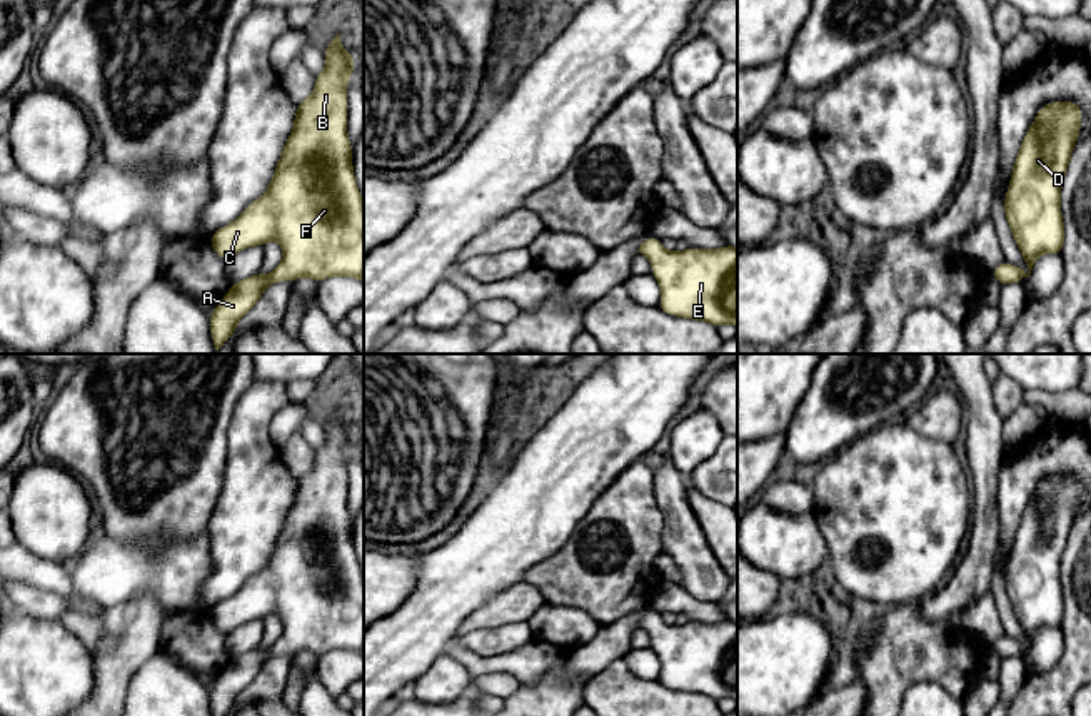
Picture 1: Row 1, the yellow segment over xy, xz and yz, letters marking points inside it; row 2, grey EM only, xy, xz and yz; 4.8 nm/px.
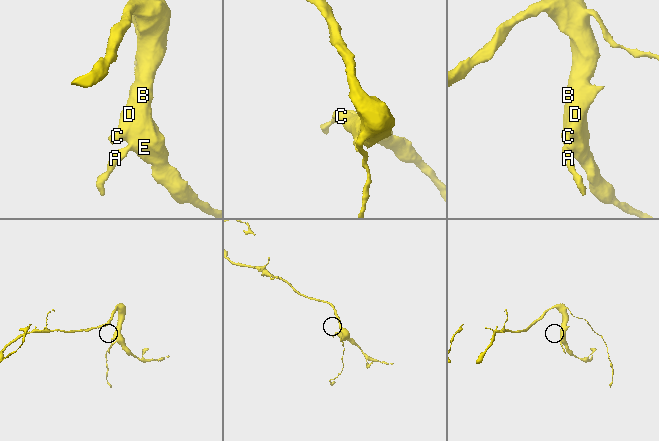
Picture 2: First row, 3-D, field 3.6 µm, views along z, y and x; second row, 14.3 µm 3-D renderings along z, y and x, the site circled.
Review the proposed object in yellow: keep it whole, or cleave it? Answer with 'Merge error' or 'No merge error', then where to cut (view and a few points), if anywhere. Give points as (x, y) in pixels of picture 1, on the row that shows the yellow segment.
No merge error. No split

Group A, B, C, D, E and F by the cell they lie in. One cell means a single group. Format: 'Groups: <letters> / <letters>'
Groups: A B C D E F

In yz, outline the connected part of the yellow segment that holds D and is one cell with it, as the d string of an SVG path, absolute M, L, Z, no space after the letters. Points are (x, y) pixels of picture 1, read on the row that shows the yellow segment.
M1074 100L1048 102L1039 108L1033 125L1028 129L1023 139L1021 149L1014 160L1009 187L1004 195L1004 215L1029 272L1026 274L1023 269L1004 260L991 270L991 277L996 279L999 285L1023 282L1026 277L1029 277L1039 255L1063 254L1064 220L1059 197L1066 169L1071 164L1073 149L1081 130L1081 120L1083 110Z

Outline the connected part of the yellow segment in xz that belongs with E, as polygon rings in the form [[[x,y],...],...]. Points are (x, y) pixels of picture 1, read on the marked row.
[[[651,235],[639,244],[636,255],[651,260],[651,275],[661,287],[657,307],[664,314],[737,327],[737,247],[676,252]]]

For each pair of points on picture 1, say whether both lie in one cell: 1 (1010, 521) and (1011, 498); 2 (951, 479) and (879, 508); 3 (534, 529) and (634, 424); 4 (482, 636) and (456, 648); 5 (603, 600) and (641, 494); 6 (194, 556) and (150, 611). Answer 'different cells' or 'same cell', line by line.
1: same cell
2: same cell
3: same cell
4: different cells
5: same cell
6: different cells

